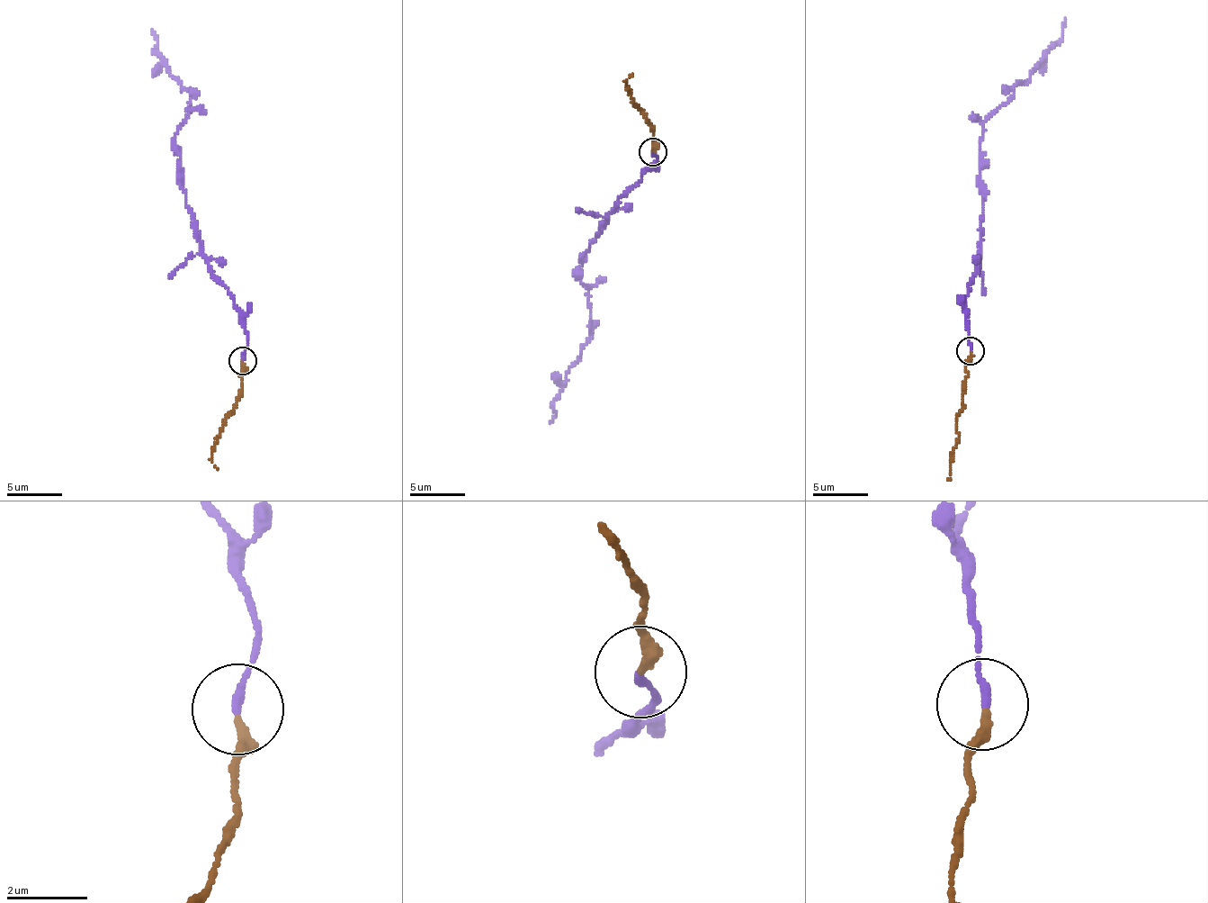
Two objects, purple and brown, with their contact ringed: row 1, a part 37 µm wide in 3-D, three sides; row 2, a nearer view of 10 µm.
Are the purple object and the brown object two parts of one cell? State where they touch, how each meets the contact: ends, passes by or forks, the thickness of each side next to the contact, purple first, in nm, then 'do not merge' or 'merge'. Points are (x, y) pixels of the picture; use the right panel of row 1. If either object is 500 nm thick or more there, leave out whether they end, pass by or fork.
(970, 351) | purple ends | brown ends | 200/240 nm | merge

